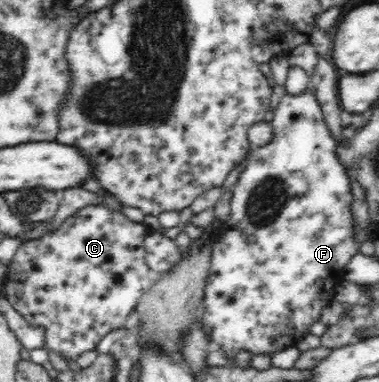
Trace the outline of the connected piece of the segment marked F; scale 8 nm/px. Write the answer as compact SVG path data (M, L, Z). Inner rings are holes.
M312 87L307 88L305 92L299 95L289 95L281 98L281 102L274 109L273 120L270 122L273 127L273 138L269 144L259 146L252 150L245 170L241 172L239 180L229 190L231 194L230 206L231 212L226 221L221 222L221 228L213 238L212 255L210 262L209 276L204 290L204 298L201 309L201 325L208 334L211 346L214 348L222 348L226 355L228 365L233 365L237 353L247 351L250 354L268 354L269 357L285 348L296 344L309 334L309 328L321 319L321 308L329 302L317 302L317 296L327 290L323 284L319 284L321 276L339 276L343 273L347 262L354 255L359 253L359 243L355 239L355 231L353 231L353 213L351 213L351 184L353 179L348 175L345 165L339 161L337 157L337 142L332 137L329 127L325 123L321 106L314 95Z

